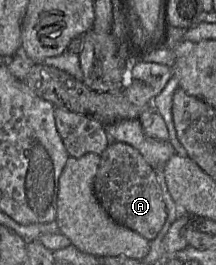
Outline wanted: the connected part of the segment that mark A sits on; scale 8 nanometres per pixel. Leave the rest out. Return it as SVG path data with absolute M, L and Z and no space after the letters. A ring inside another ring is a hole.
M112 142L100 154L94 193L108 215L117 223L153 240L163 227L167 211L156 174L141 153L123 142Z

